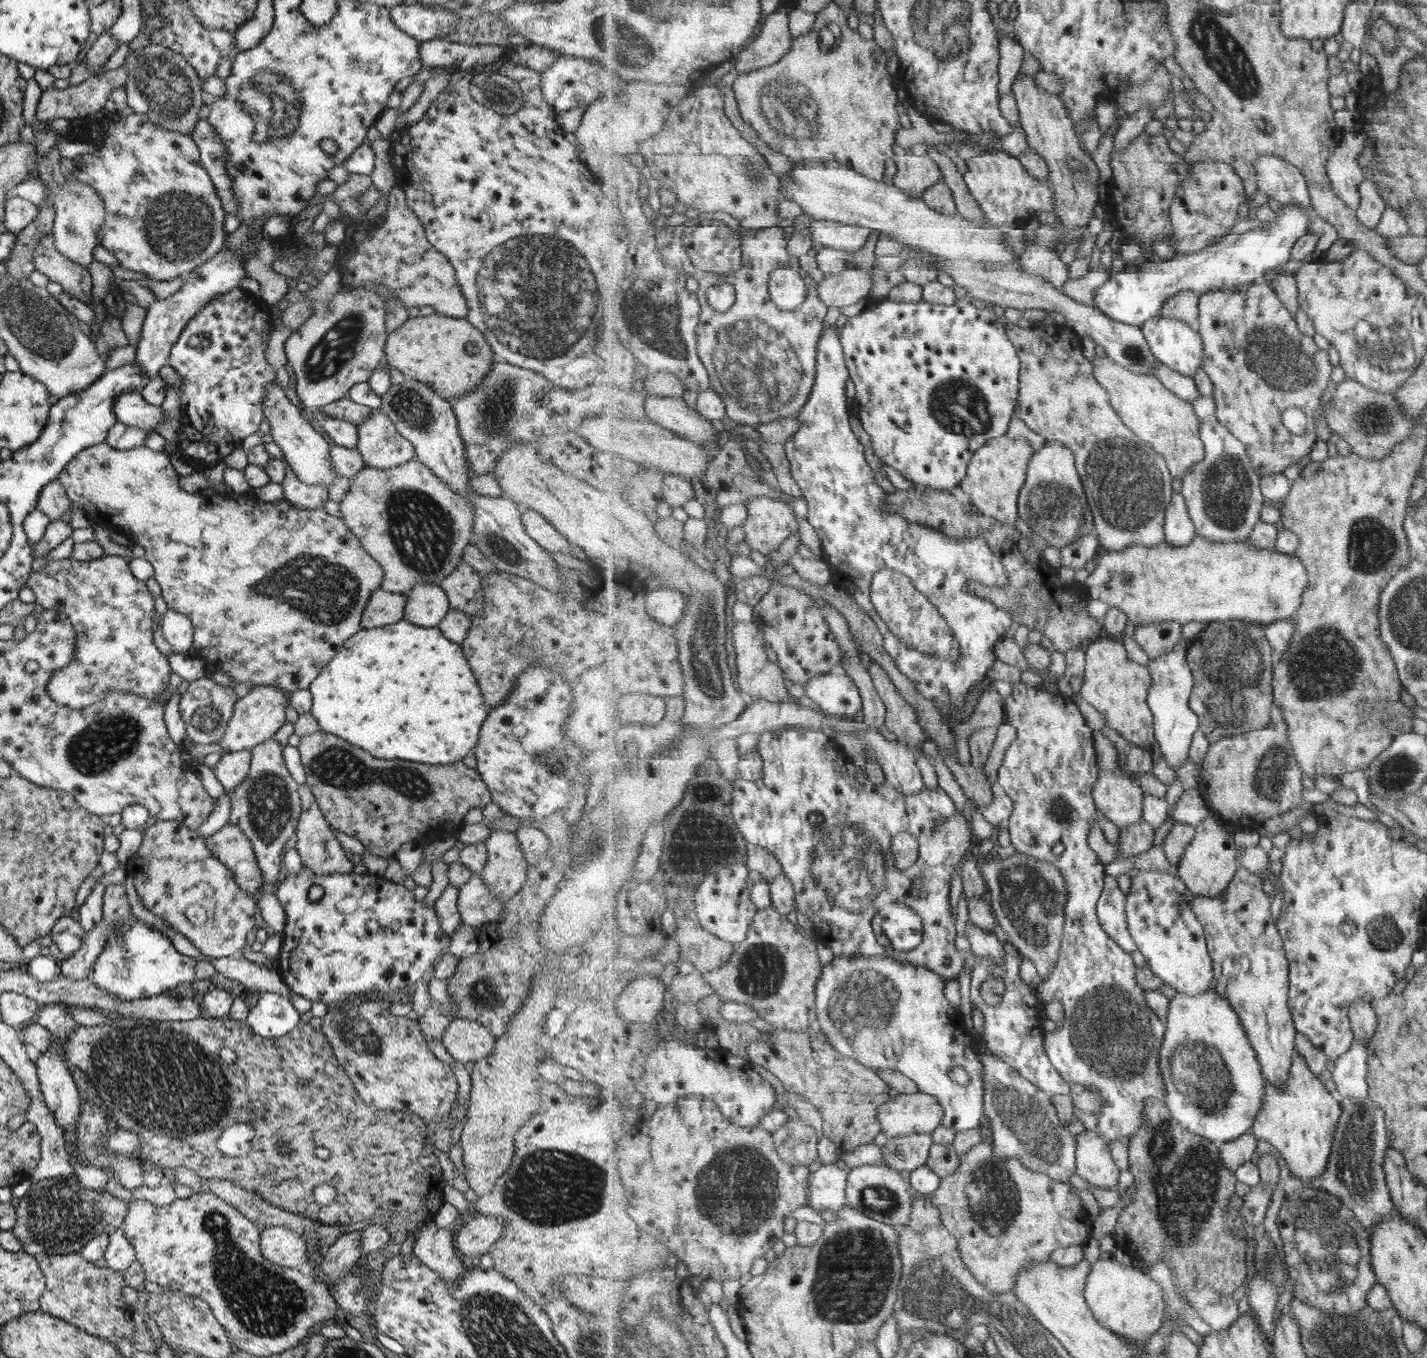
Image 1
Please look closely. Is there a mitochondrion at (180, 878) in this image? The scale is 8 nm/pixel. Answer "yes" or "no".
no

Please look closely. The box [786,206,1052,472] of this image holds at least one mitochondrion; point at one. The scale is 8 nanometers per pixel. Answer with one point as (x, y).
(957, 406)

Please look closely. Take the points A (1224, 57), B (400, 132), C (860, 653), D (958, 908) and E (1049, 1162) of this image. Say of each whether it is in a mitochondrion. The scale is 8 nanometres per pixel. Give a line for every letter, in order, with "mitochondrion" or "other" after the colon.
A: mitochondrion
B: other
C: other
D: other
E: mitochondrion

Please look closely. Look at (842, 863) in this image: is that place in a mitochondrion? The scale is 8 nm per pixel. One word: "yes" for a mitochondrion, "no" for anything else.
yes

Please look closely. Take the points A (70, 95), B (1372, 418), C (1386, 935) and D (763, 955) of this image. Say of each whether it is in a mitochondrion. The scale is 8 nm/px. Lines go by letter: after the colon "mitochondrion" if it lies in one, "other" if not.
A: other
B: mitochondrion
C: mitochondrion
D: mitochondrion

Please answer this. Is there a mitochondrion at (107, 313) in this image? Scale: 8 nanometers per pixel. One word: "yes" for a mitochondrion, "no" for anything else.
no

